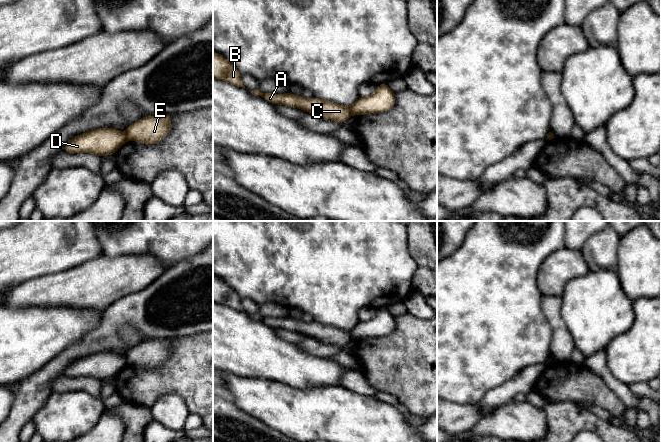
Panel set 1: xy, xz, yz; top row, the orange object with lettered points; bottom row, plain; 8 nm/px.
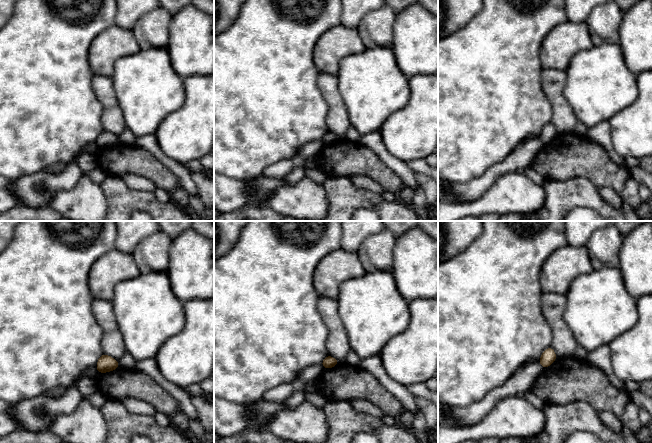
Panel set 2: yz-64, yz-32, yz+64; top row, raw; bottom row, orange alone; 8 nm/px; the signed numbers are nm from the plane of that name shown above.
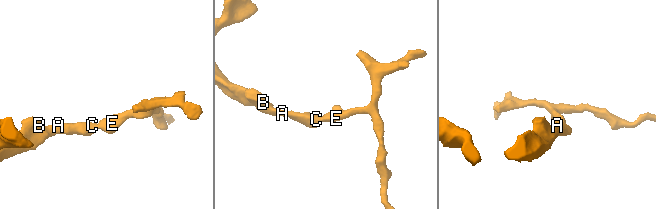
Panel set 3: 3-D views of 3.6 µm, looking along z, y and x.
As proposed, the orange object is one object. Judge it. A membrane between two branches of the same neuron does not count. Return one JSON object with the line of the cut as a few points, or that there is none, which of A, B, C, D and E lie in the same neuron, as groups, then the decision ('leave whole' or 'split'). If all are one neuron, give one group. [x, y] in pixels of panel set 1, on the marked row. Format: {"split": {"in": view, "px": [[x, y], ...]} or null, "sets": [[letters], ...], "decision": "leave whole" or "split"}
{"split": {"in": "xy", "px": [[124, 132], [127, 139]]}, "sets": [["A", "B", "C", "D"], ["E"]], "decision": "split"}

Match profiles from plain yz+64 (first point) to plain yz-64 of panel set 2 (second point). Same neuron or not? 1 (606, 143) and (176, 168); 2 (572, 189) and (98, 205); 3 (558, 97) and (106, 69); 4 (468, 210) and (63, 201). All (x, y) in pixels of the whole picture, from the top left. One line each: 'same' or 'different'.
1: same
2: different
3: different
4: same

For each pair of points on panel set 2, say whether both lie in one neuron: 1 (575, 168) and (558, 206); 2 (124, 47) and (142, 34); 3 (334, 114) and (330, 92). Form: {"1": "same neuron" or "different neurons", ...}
{"1": "different neurons", "2": "different neurons", "3": "same neuron"}

